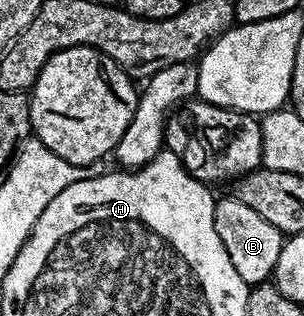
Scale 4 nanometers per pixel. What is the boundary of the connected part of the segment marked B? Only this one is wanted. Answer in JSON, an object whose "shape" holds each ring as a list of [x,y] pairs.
{"shape":[[[235,196],[218,197],[213,204],[215,216],[215,232],[219,232],[219,240],[223,240],[223,248],[227,248],[227,256],[231,256],[231,264],[235,264],[235,272],[243,276],[243,280],[251,288],[268,283],[273,277],[273,269],[279,260],[279,252],[283,235],[276,230],[255,208],[247,208],[243,200]]]}

